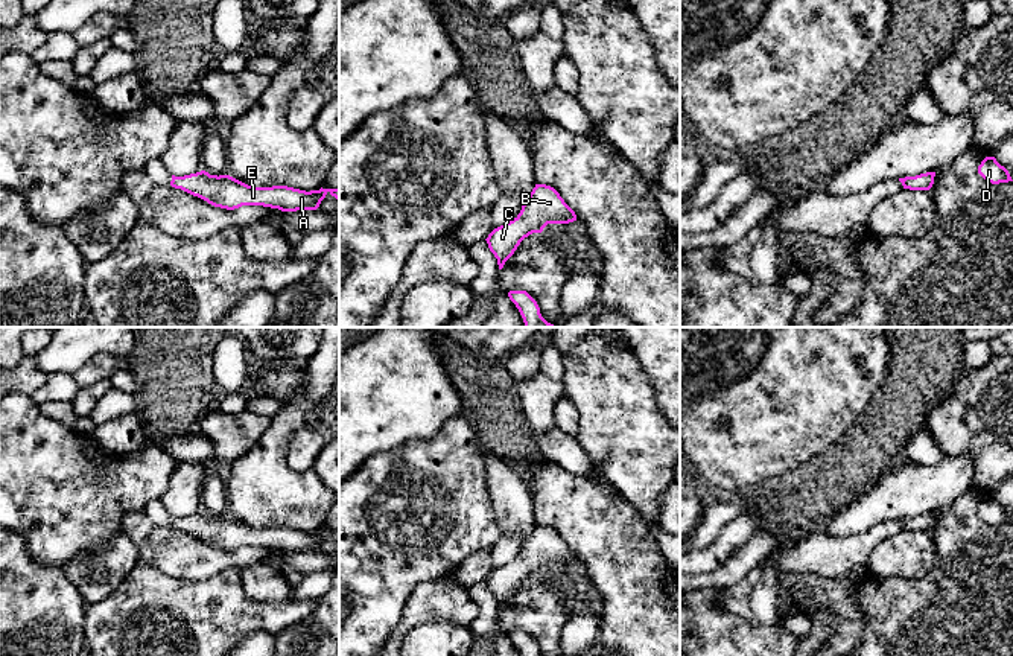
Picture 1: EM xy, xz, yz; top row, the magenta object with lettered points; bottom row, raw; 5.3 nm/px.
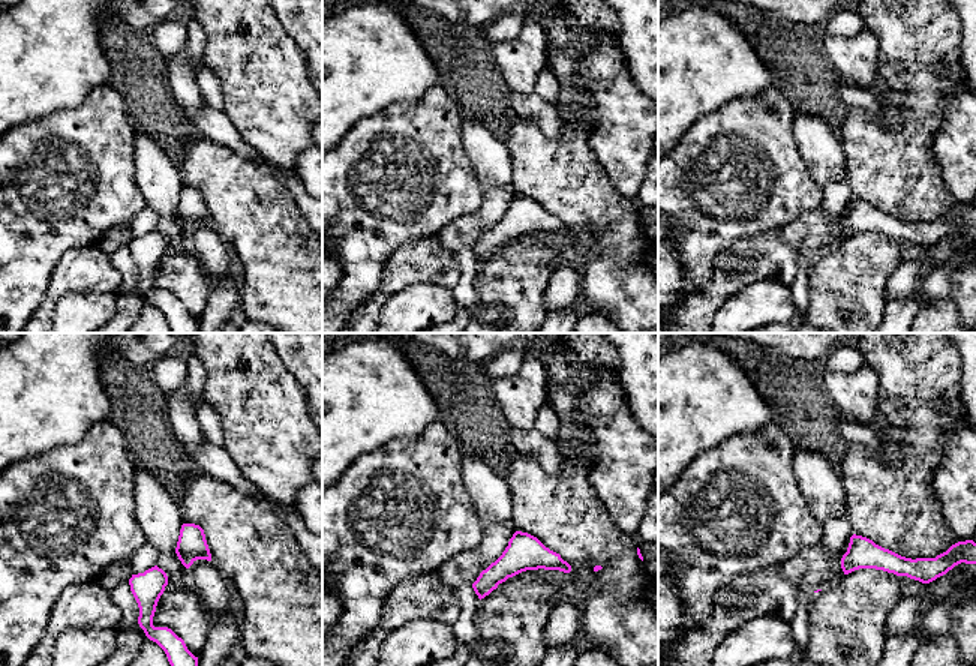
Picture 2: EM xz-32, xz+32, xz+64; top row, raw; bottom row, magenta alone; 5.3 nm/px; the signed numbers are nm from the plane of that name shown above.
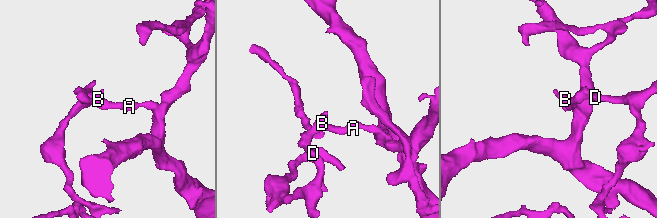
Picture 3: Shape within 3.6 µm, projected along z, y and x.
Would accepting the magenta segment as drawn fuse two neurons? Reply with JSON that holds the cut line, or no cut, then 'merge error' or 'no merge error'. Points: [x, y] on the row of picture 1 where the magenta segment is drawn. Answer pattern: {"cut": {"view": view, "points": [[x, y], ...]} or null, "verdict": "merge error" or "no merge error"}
{"cut": null, "verdict": "no merge error"}

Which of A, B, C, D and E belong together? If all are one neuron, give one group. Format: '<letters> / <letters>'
A B C D E

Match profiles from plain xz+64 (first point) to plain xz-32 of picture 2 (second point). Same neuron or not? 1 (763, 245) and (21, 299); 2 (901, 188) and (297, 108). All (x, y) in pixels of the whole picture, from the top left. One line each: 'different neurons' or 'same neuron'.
1: different neurons
2: different neurons

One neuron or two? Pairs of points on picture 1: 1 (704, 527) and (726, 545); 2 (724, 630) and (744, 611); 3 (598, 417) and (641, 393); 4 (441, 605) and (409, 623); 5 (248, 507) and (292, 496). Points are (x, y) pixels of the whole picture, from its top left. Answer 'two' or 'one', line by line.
1: two
2: two
3: one
4: one
5: one

